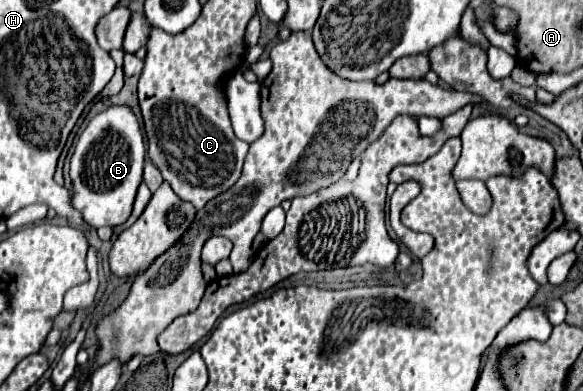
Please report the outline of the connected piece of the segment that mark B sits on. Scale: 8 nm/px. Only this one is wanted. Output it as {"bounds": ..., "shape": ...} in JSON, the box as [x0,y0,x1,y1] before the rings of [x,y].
{"bounds":[70,105,144,227],"shape":[[[110,105],[100,111],[80,135],[70,159],[72,205],[92,227],[114,227],[124,223],[132,213],[136,189],[142,183],[144,137],[134,111],[128,105]]]}

